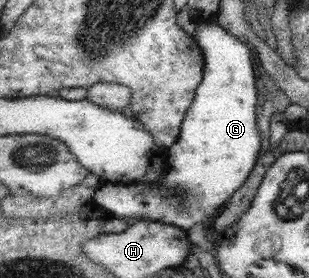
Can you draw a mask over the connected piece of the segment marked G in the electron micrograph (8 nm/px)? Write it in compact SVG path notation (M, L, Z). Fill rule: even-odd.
M216 18L198 27L195 40L205 57L204 81L199 85L195 102L184 118L179 140L169 148L167 172L158 183L110 184L96 187L93 200L105 211L128 222L152 220L184 228L216 216L240 187L246 183L261 158L267 143L258 129L258 89L254 77L252 53L246 43L222 28Z

